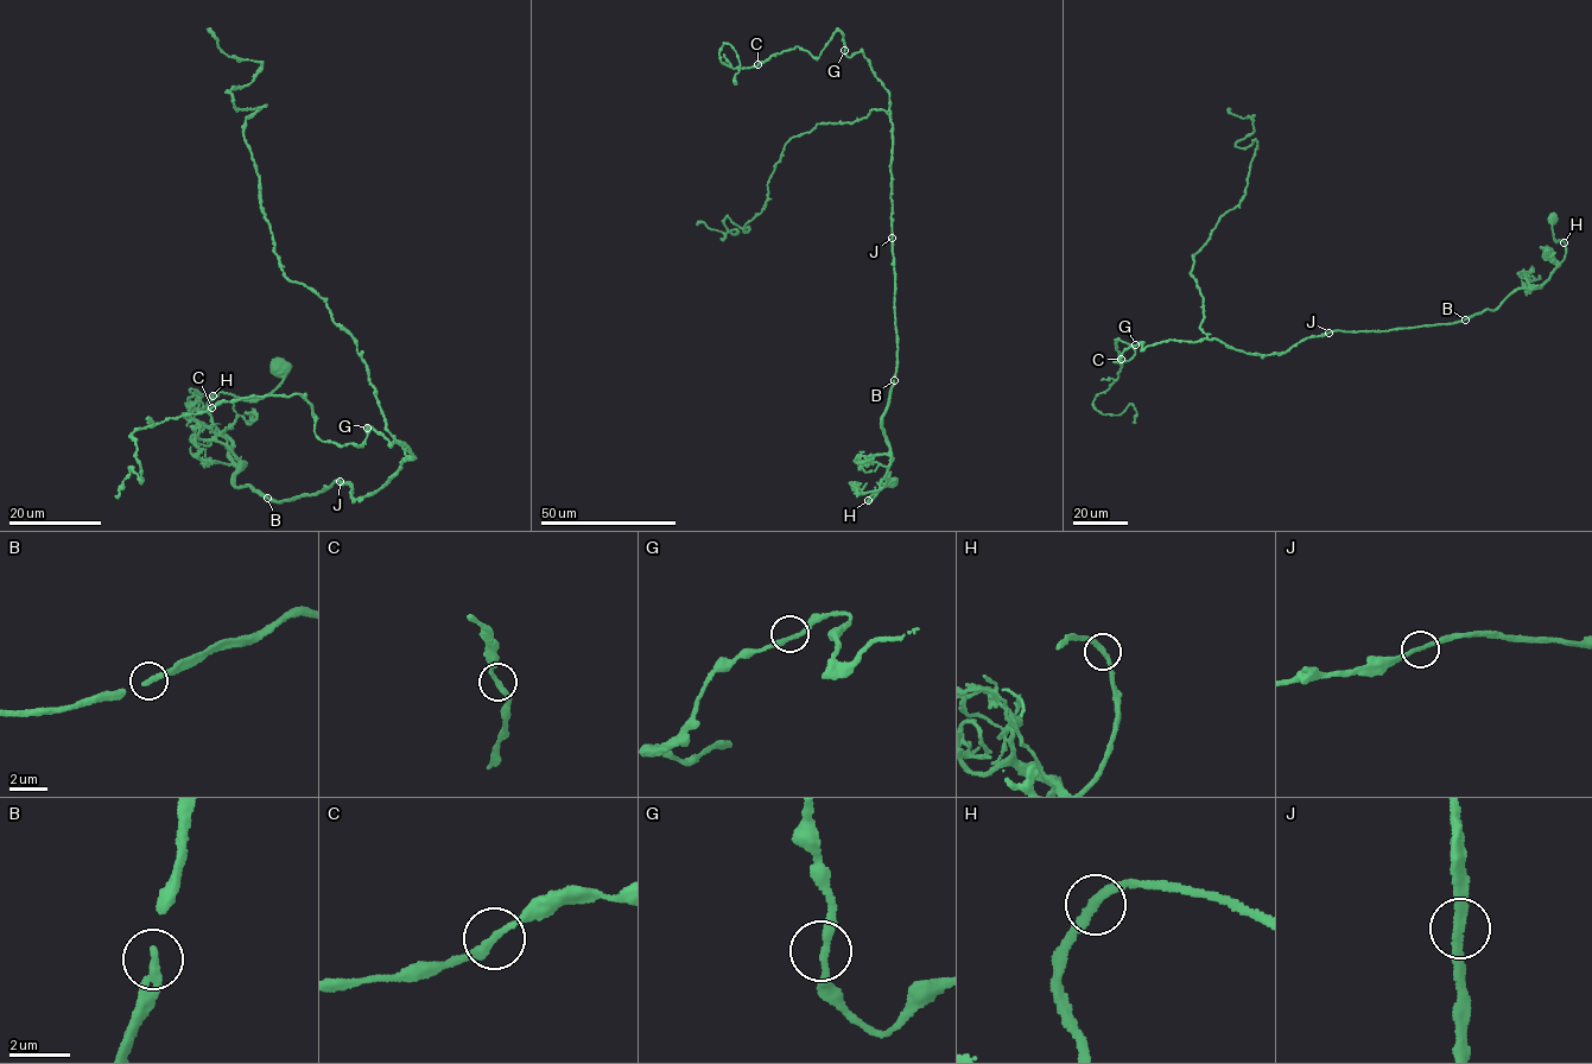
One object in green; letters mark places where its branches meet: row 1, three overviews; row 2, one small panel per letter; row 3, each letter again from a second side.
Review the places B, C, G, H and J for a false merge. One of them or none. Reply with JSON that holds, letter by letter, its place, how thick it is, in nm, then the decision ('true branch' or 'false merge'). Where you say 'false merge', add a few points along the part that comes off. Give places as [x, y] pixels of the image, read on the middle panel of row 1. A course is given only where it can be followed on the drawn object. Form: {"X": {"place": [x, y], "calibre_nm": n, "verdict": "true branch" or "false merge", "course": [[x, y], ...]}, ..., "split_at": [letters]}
{"B": {"place": [894, 380], "calibre_nm": 240, "verdict": "true branch"}, "C": {"place": [758, 64], "calibre_nm": 240, "verdict": "true branch"}, "G": {"place": [844, 50], "calibre_nm": 240, "verdict": "true branch"}, "H": {"place": [868, 500], "calibre_nm": 240, "verdict": "true branch"}, "J": {"place": [892, 238], "calibre_nm": 240, "verdict": "true branch"}, "split_at": []}

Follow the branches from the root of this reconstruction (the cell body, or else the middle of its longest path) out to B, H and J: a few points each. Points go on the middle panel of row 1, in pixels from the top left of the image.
B: (893, 483), (867, 501), (887, 480), (890, 448), (882, 419), (893, 380)
H: (893, 483), (868, 500)
J: (893, 483), (867, 501), (885, 483), (890, 457), (890, 445), (882, 428), (898, 359), (892, 238)

